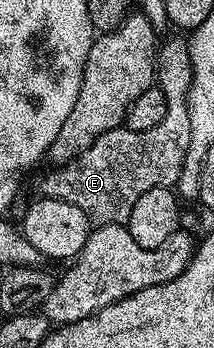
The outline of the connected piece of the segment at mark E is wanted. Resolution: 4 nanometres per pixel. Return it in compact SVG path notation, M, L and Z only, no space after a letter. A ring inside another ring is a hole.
M172 38L158 50L158 87L165 94L166 114L152 131L139 134L117 128L98 136L72 162L57 165L40 182L39 193L45 198L66 200L86 212L89 223L96 226L127 223L134 200L150 188L175 187L186 156L185 143L190 140L187 94L191 86L191 52L183 38Z

